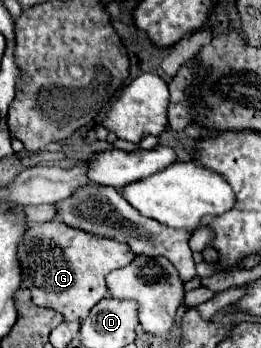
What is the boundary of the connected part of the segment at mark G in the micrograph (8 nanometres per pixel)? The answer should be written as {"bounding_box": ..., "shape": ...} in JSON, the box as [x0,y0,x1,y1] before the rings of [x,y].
{"bounding_box":[20,221,136,319],"shape":[[[50,221],[36,225],[32,223],[26,231],[26,239],[20,247],[20,263],[22,263],[22,287],[28,287],[32,291],[32,301],[38,307],[50,307],[64,315],[64,319],[84,319],[88,317],[90,309],[106,297],[106,275],[114,269],[126,267],[132,263],[136,255],[130,251],[128,243],[120,243],[116,239],[106,239],[100,235],[90,235],[82,229],[74,229],[62,221]]]}

